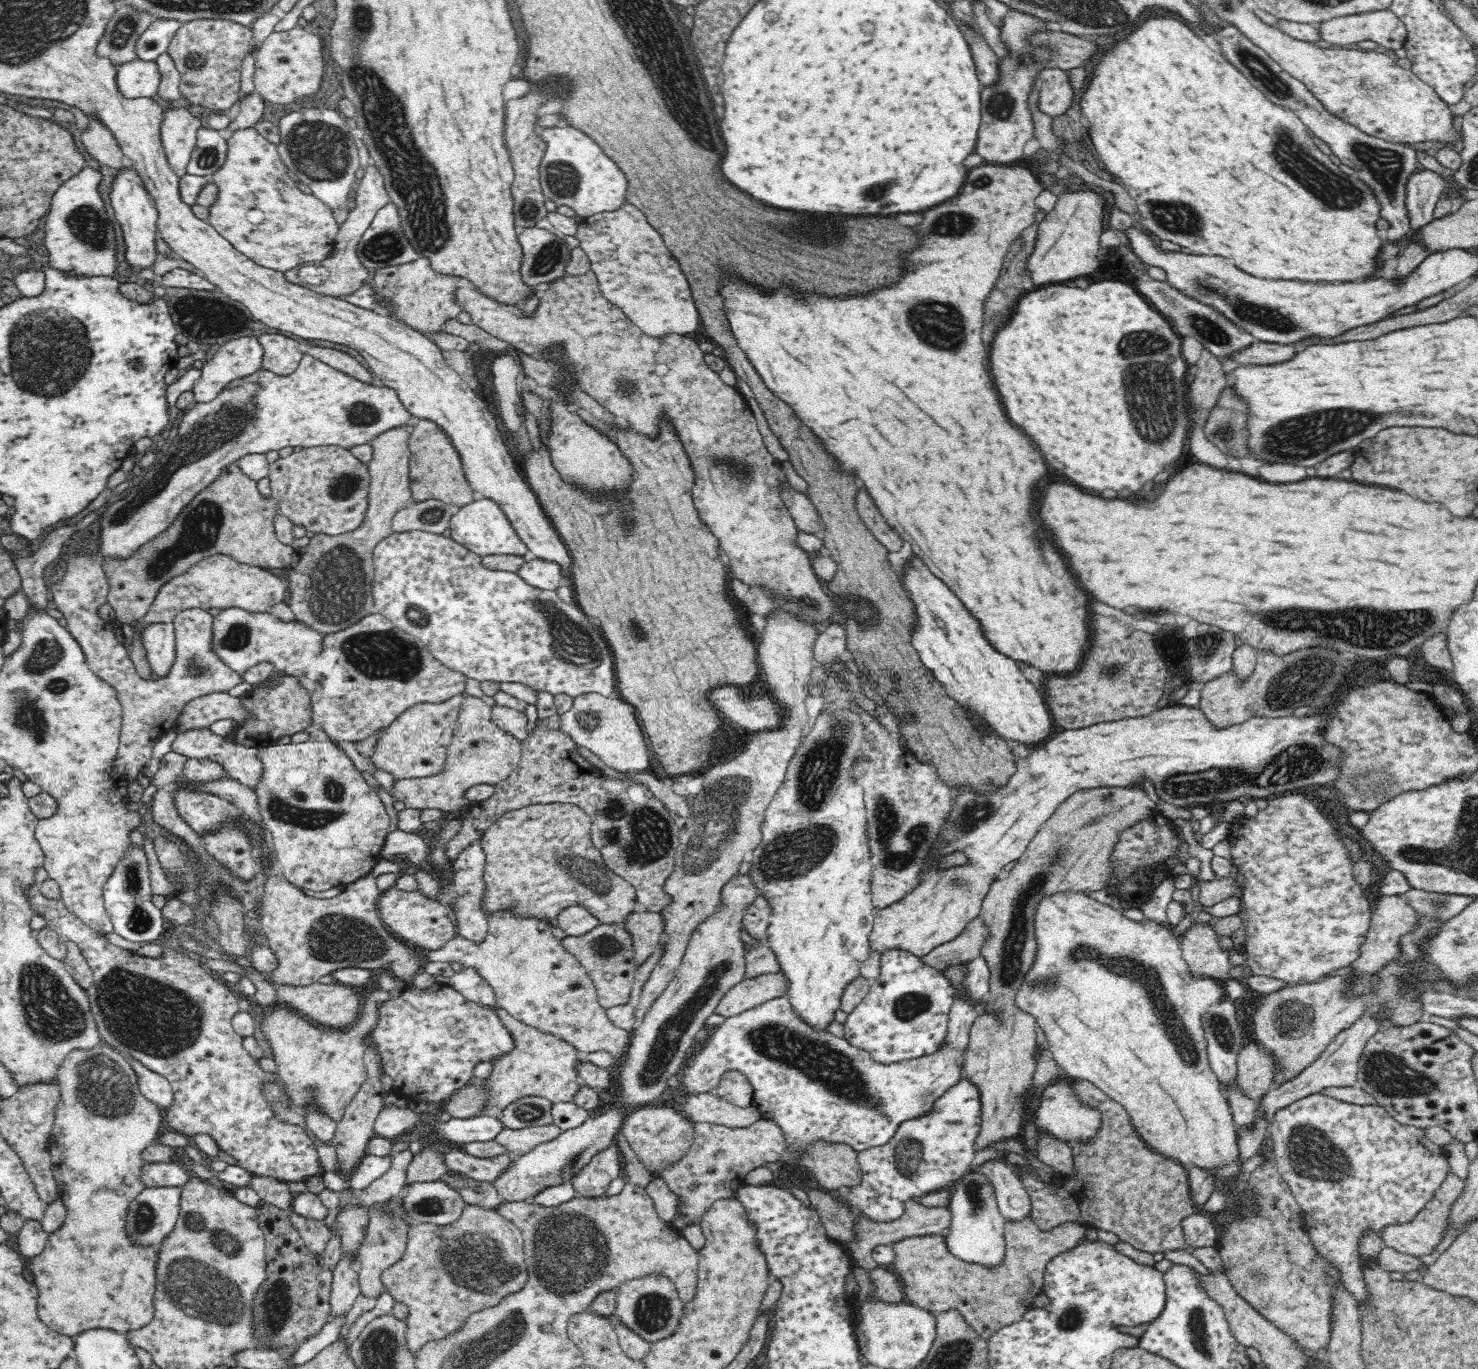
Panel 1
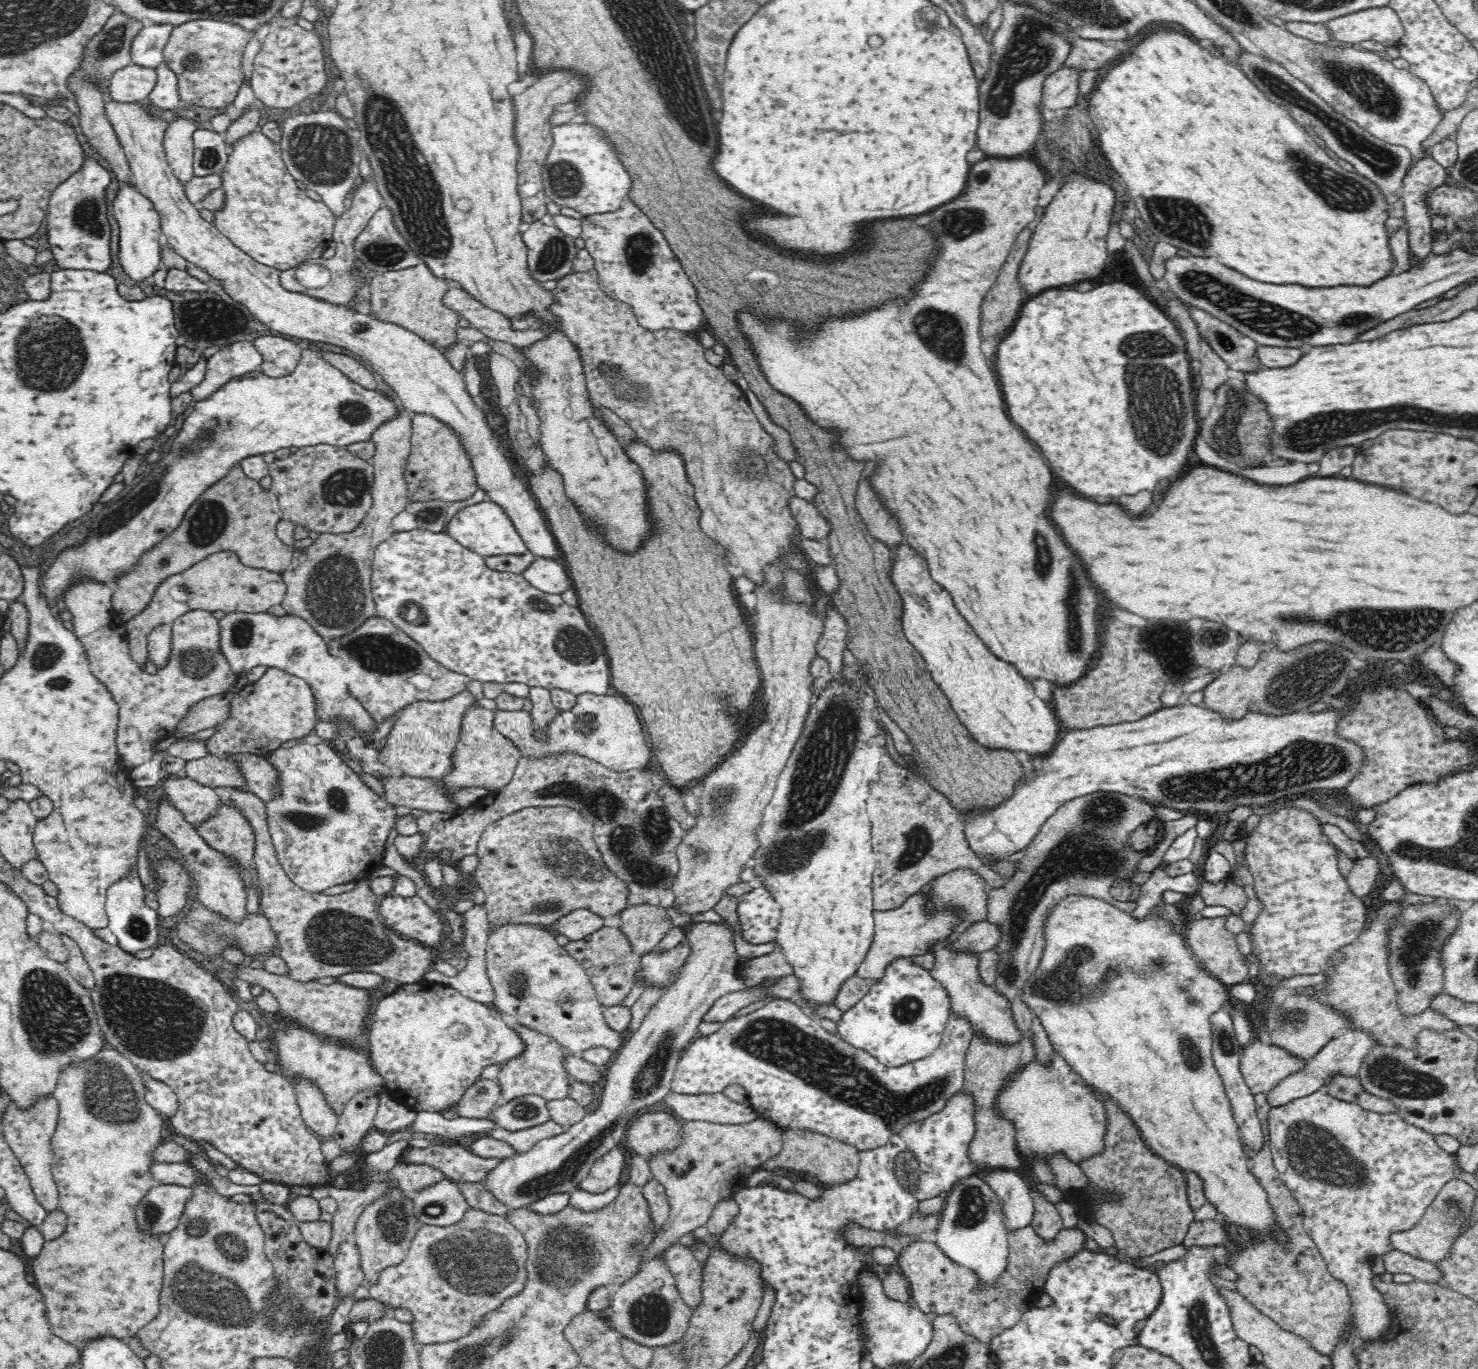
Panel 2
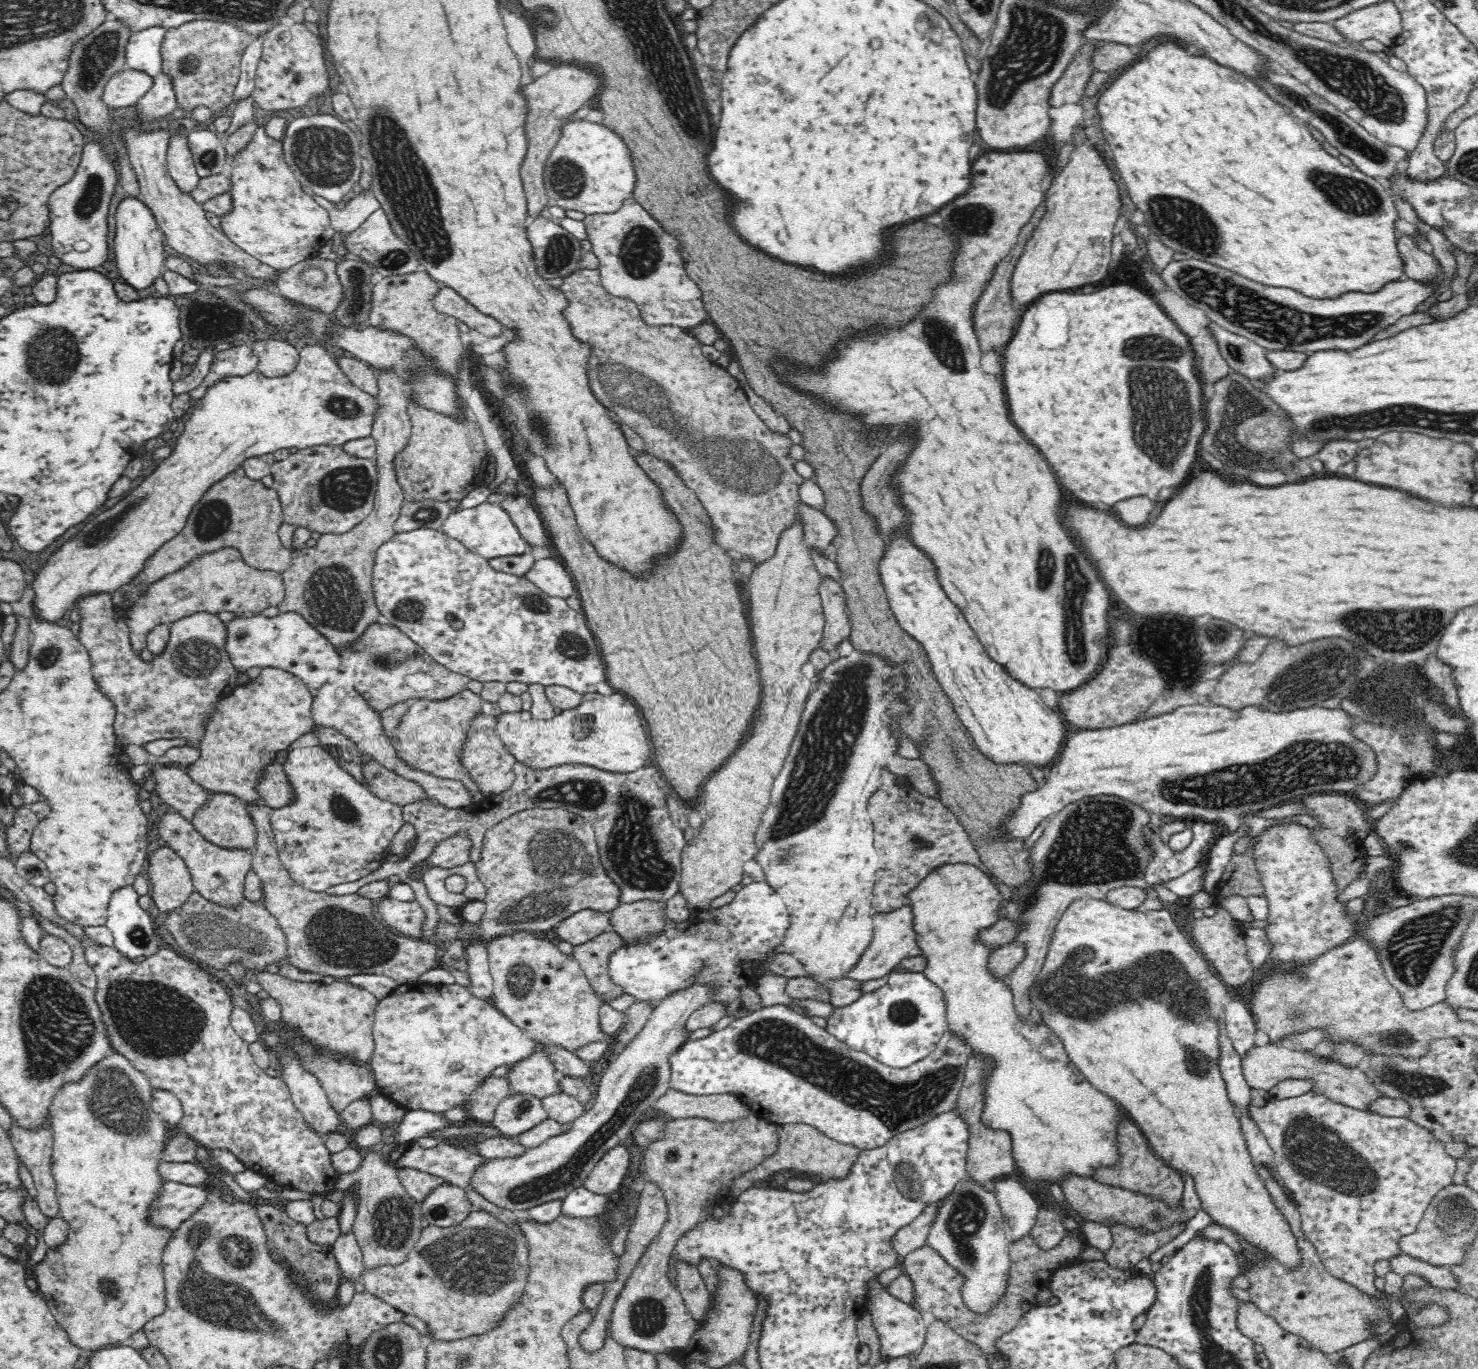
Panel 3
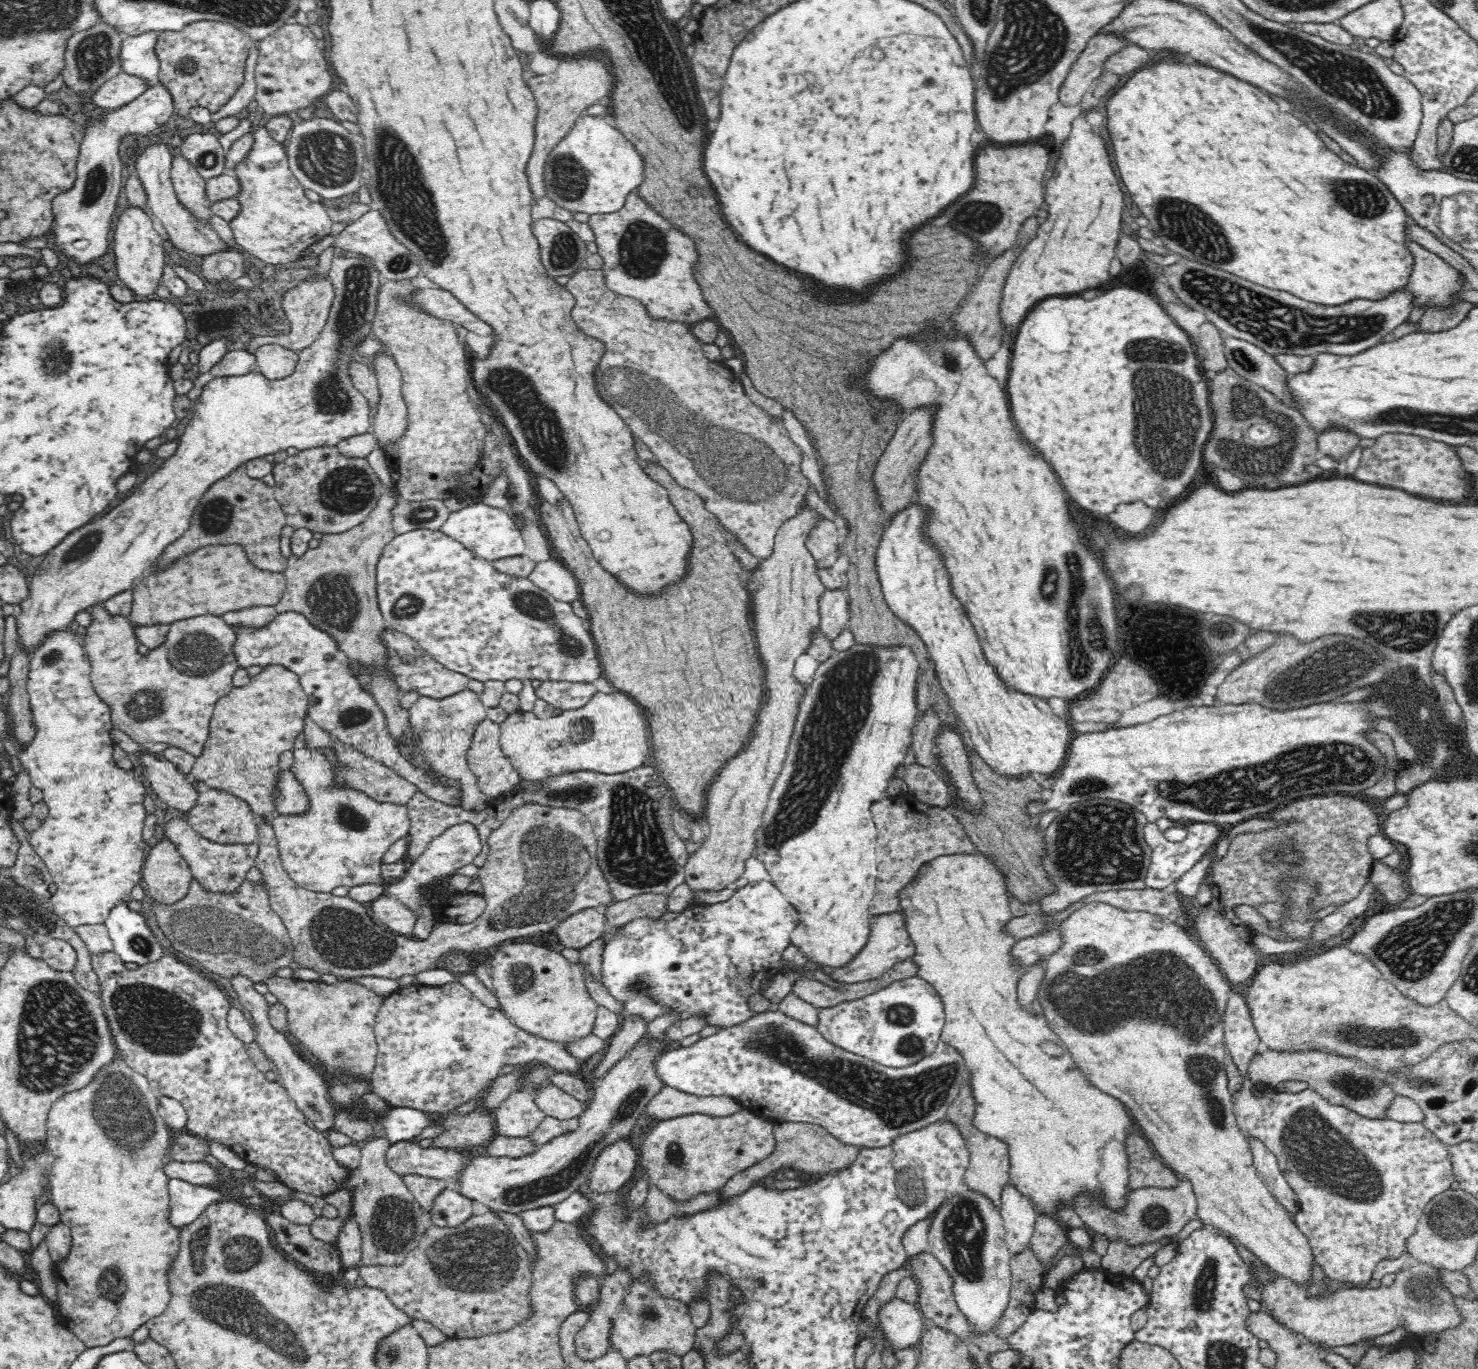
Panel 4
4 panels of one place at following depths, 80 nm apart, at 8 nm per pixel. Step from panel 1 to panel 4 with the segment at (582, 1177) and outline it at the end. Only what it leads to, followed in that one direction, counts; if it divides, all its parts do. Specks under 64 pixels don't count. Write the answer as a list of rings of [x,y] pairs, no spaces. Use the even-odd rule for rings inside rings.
[[[628,1140],[607,1146],[597,1158],[587,1179],[588,1188],[596,1193],[617,1192],[630,1180],[638,1155]]]

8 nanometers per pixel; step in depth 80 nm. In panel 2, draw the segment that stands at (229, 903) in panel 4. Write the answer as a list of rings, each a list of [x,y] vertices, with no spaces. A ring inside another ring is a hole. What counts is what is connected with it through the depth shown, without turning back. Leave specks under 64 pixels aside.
[[[195,903],[192,910],[186,914],[186,918],[178,922],[177,936],[182,942],[187,943],[187,949],[191,954],[204,954],[204,958],[220,958],[224,954],[224,946],[237,945],[251,956],[264,956],[264,954],[276,953],[276,935],[268,923],[268,919],[261,912],[247,914],[240,924],[230,923],[222,915],[208,910],[202,903]]]

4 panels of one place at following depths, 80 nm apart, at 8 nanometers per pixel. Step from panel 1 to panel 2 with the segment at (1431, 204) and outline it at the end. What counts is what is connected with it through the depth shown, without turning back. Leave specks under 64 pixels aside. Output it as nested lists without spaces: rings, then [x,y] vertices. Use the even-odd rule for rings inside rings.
[[[1432,156],[1422,160],[1414,160],[1408,169],[1408,174],[1405,174],[1403,191],[1401,192],[1404,203],[1403,210],[1405,211],[1403,219],[1409,230],[1408,249],[1412,253],[1412,259],[1416,262],[1424,260],[1432,253],[1433,242],[1430,237],[1430,228],[1433,228],[1431,225],[1432,214],[1427,198],[1435,188],[1444,185],[1447,175],[1447,170],[1434,161]]]

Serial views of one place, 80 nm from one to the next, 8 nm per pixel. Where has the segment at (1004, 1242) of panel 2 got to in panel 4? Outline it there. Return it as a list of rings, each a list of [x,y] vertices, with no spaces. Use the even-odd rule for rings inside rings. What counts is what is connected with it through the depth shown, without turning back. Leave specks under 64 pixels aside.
[[[963,1187],[954,1196],[945,1199],[932,1214],[928,1241],[927,1252],[934,1255],[940,1261],[940,1265],[944,1266],[944,1269],[953,1278],[957,1308],[975,1326],[975,1332],[992,1330],[998,1324],[998,1320],[1009,1302],[1012,1274],[1012,1255],[1005,1240],[1005,1227],[1000,1208],[984,1194]]]

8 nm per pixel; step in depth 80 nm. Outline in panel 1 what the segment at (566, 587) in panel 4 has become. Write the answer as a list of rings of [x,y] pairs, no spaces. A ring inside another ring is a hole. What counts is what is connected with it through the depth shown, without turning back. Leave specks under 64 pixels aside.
[[[527,557],[517,572],[530,586],[555,591],[562,585],[560,565],[536,557]]]

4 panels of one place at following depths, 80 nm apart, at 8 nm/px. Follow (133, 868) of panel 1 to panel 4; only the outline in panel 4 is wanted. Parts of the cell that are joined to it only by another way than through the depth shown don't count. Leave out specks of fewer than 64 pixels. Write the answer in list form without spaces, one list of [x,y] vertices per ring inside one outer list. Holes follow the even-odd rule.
[[[130,900],[118,902],[109,911],[105,926],[109,930],[112,950],[124,962],[134,962],[138,966],[158,960],[163,954],[163,947],[150,927],[142,912],[130,909]]]

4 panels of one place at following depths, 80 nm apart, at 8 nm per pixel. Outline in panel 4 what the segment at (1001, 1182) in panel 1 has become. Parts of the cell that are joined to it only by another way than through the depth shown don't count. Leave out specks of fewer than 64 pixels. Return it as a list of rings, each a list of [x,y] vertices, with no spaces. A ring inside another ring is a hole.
[[[1010,1183],[1002,1188],[999,1208],[1008,1249],[1016,1255],[1031,1245],[1038,1212],[1032,1201]]]

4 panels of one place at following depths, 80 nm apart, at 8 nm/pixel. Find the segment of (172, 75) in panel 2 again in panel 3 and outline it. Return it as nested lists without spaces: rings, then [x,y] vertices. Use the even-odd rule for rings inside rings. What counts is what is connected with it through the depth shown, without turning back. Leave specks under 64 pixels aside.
[[[160,72],[153,77],[151,89],[136,103],[136,110],[140,110],[138,122],[148,122],[148,118],[166,116],[179,107],[177,103],[175,86],[167,74]]]

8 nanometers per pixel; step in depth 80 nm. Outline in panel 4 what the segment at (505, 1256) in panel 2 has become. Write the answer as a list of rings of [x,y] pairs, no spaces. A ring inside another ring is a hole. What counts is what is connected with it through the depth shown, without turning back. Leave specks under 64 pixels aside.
[[[491,1211],[472,1215],[462,1225],[444,1228],[433,1225],[424,1231],[420,1243],[410,1252],[400,1266],[365,1266],[359,1277],[365,1285],[380,1290],[399,1310],[411,1318],[426,1320],[442,1331],[446,1338],[478,1338],[486,1334],[504,1332],[518,1322],[530,1317],[529,1291],[532,1282],[532,1262],[512,1231],[504,1225],[504,1219]]]

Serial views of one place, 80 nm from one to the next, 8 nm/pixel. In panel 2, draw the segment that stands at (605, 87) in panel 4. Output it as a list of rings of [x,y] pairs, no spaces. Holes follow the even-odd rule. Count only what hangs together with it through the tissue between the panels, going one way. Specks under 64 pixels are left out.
[[[550,72],[534,86],[530,86],[524,94],[514,96],[514,106],[516,106],[516,142],[518,142],[518,162],[516,170],[518,171],[518,194],[522,202],[522,222],[532,224],[542,218],[547,213],[546,204],[549,198],[543,189],[541,177],[542,166],[546,156],[552,146],[552,137],[549,118],[552,116],[552,108],[558,102],[574,102],[578,100],[580,94],[584,94],[584,80],[574,76],[572,72]]]

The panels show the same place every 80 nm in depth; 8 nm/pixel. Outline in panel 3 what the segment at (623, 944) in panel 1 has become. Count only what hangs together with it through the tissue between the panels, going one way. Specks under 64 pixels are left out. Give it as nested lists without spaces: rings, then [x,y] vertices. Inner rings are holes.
[[[606,930],[584,944],[572,945],[571,955],[578,961],[591,987],[603,1003],[625,994],[623,988],[612,980],[609,960],[615,950],[623,949],[626,945],[628,943],[614,930]]]

